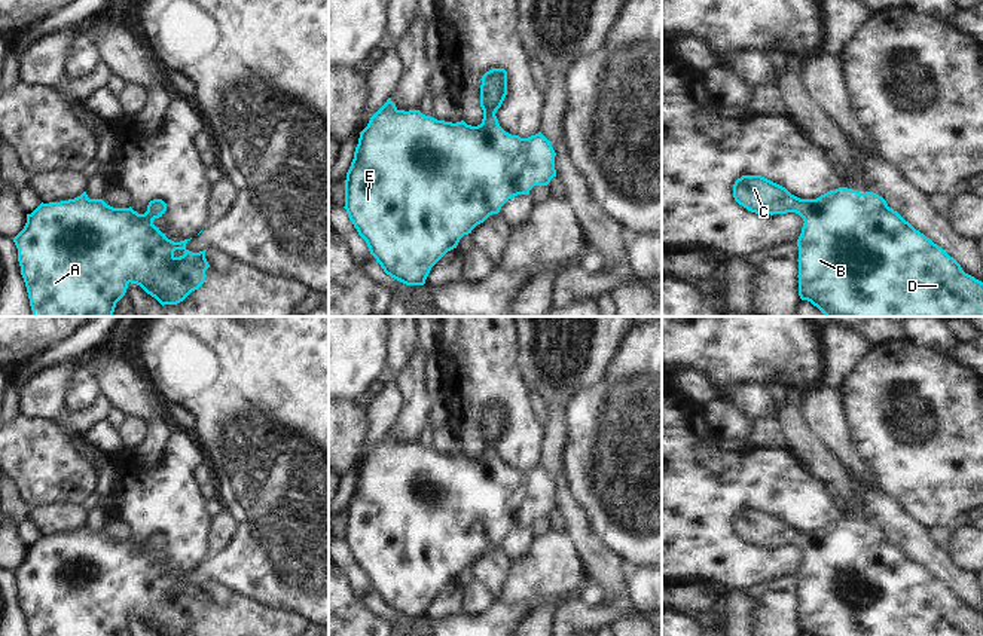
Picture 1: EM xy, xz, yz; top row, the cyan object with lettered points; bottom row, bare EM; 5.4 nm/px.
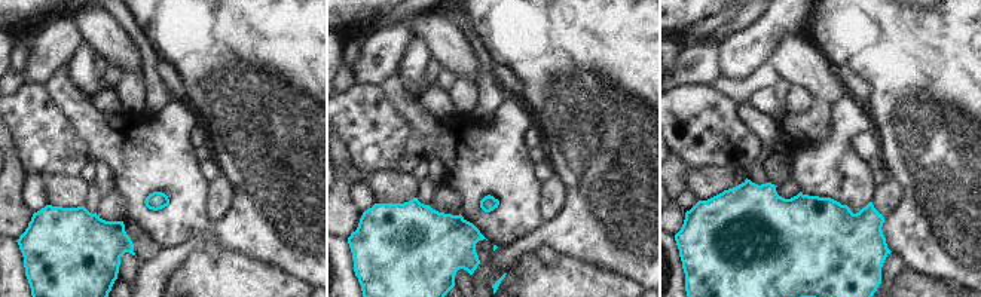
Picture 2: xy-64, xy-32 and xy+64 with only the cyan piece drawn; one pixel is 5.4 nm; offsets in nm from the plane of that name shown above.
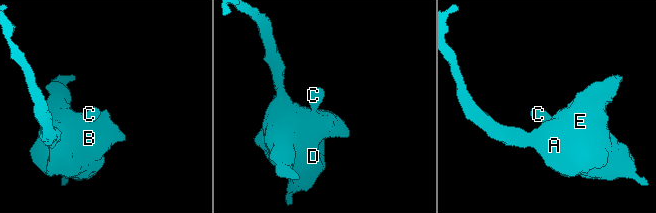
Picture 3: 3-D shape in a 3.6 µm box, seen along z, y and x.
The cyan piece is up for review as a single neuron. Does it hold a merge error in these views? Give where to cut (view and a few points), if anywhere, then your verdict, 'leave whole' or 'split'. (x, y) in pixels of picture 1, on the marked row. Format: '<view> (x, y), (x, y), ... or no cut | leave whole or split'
no cut | leave whole

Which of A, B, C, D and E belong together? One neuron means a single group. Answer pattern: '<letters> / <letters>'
A B C D E

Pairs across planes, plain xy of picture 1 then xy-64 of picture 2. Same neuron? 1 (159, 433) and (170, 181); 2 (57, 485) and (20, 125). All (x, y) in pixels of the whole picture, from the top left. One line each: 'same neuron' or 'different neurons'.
1: different neurons
2: same neuron

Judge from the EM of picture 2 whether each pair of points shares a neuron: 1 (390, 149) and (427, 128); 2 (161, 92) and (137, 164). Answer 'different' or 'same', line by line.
1: different
2: different

